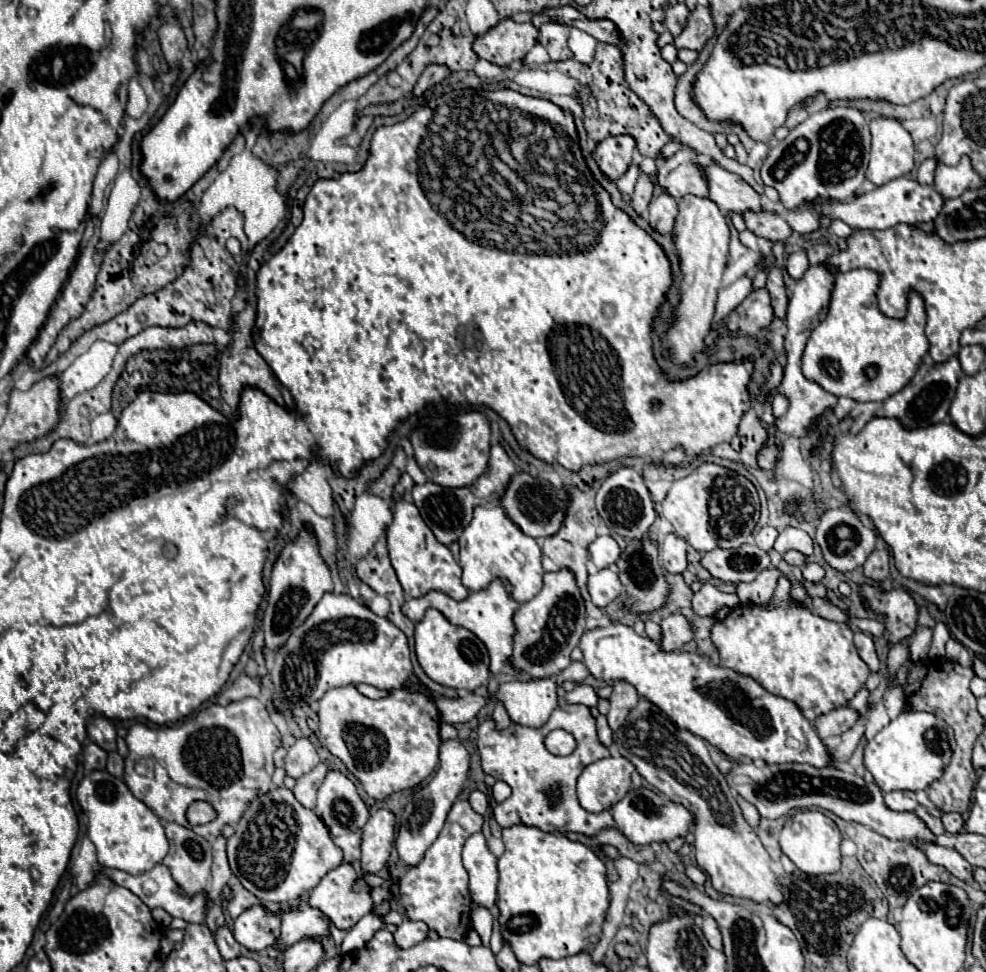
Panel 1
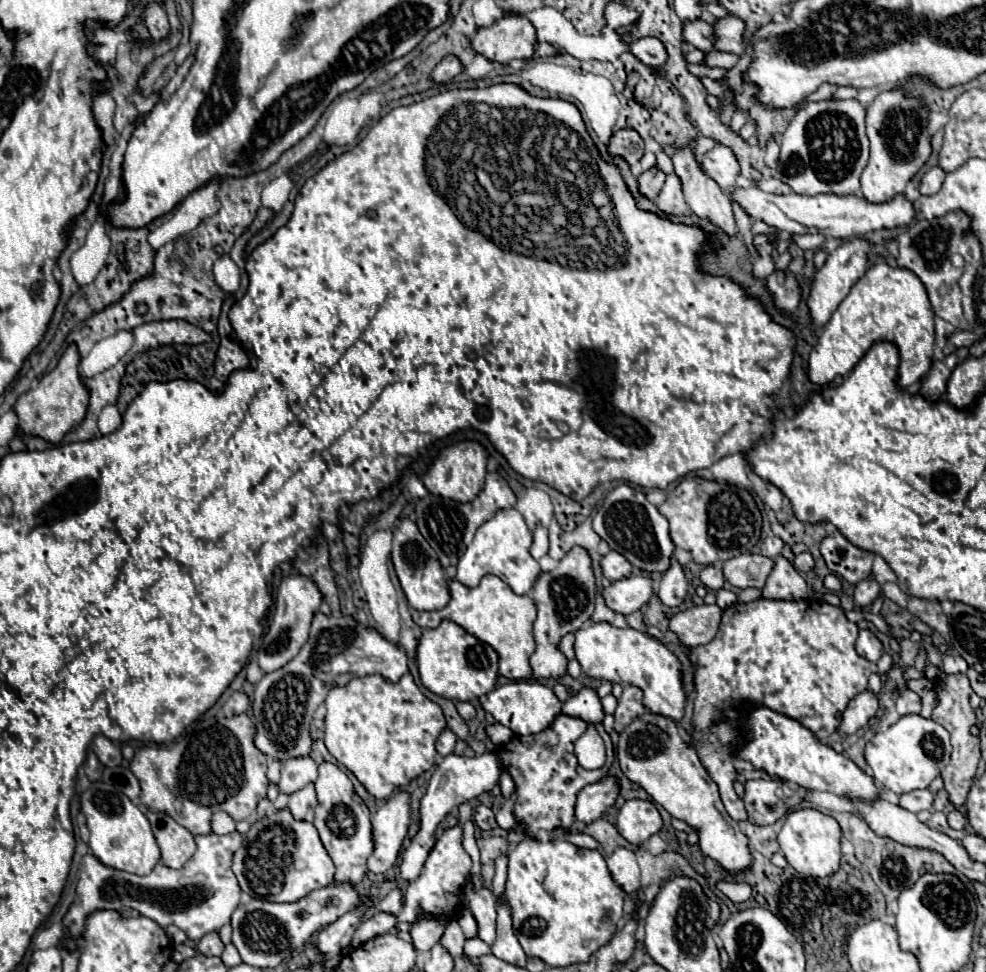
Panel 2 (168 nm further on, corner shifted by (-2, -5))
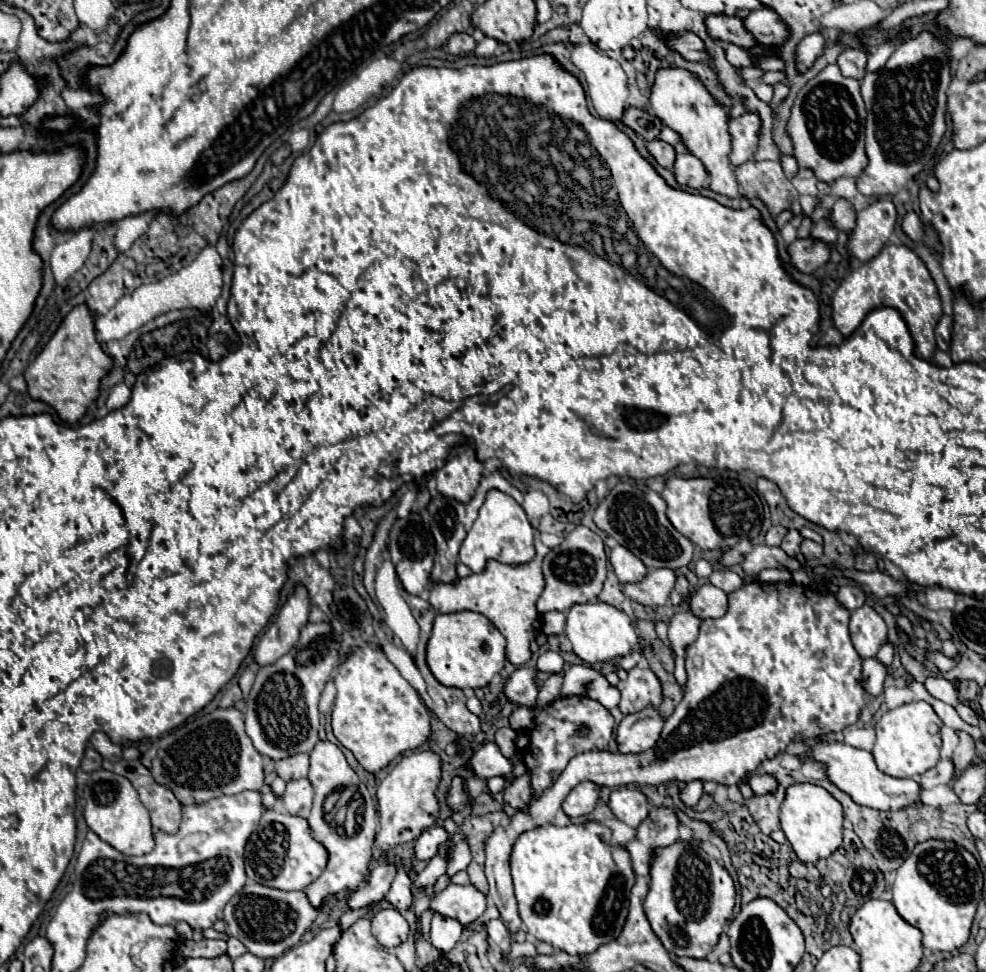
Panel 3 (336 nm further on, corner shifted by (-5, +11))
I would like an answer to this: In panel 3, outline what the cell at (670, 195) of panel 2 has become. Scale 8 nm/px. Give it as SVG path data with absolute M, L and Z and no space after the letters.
M690 152L676 156L676 164L674 164L672 172L674 172L674 178L680 186L692 188L692 190L702 188L704 182L708 180L704 164L696 156L692 156Z

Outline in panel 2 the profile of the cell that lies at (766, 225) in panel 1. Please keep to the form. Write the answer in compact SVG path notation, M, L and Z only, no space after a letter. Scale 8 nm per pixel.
M813 234L813 236L793 236L795 244L803 250L819 250L825 244L825 236Z

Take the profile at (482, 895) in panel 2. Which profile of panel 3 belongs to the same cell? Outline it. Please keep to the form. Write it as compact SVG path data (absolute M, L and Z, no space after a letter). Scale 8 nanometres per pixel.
M500 918L488 920L486 922L486 930L488 930L490 942L494 942L502 950L504 956L508 956L508 952L510 952L510 936L508 936L508 930L506 930L504 922Z

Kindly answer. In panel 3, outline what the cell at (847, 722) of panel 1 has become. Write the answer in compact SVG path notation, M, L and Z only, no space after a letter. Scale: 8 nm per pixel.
M876 658L864 660L862 666L862 680L864 680L864 690L868 696L880 696L884 690L884 680L886 680L886 666L882 666Z

